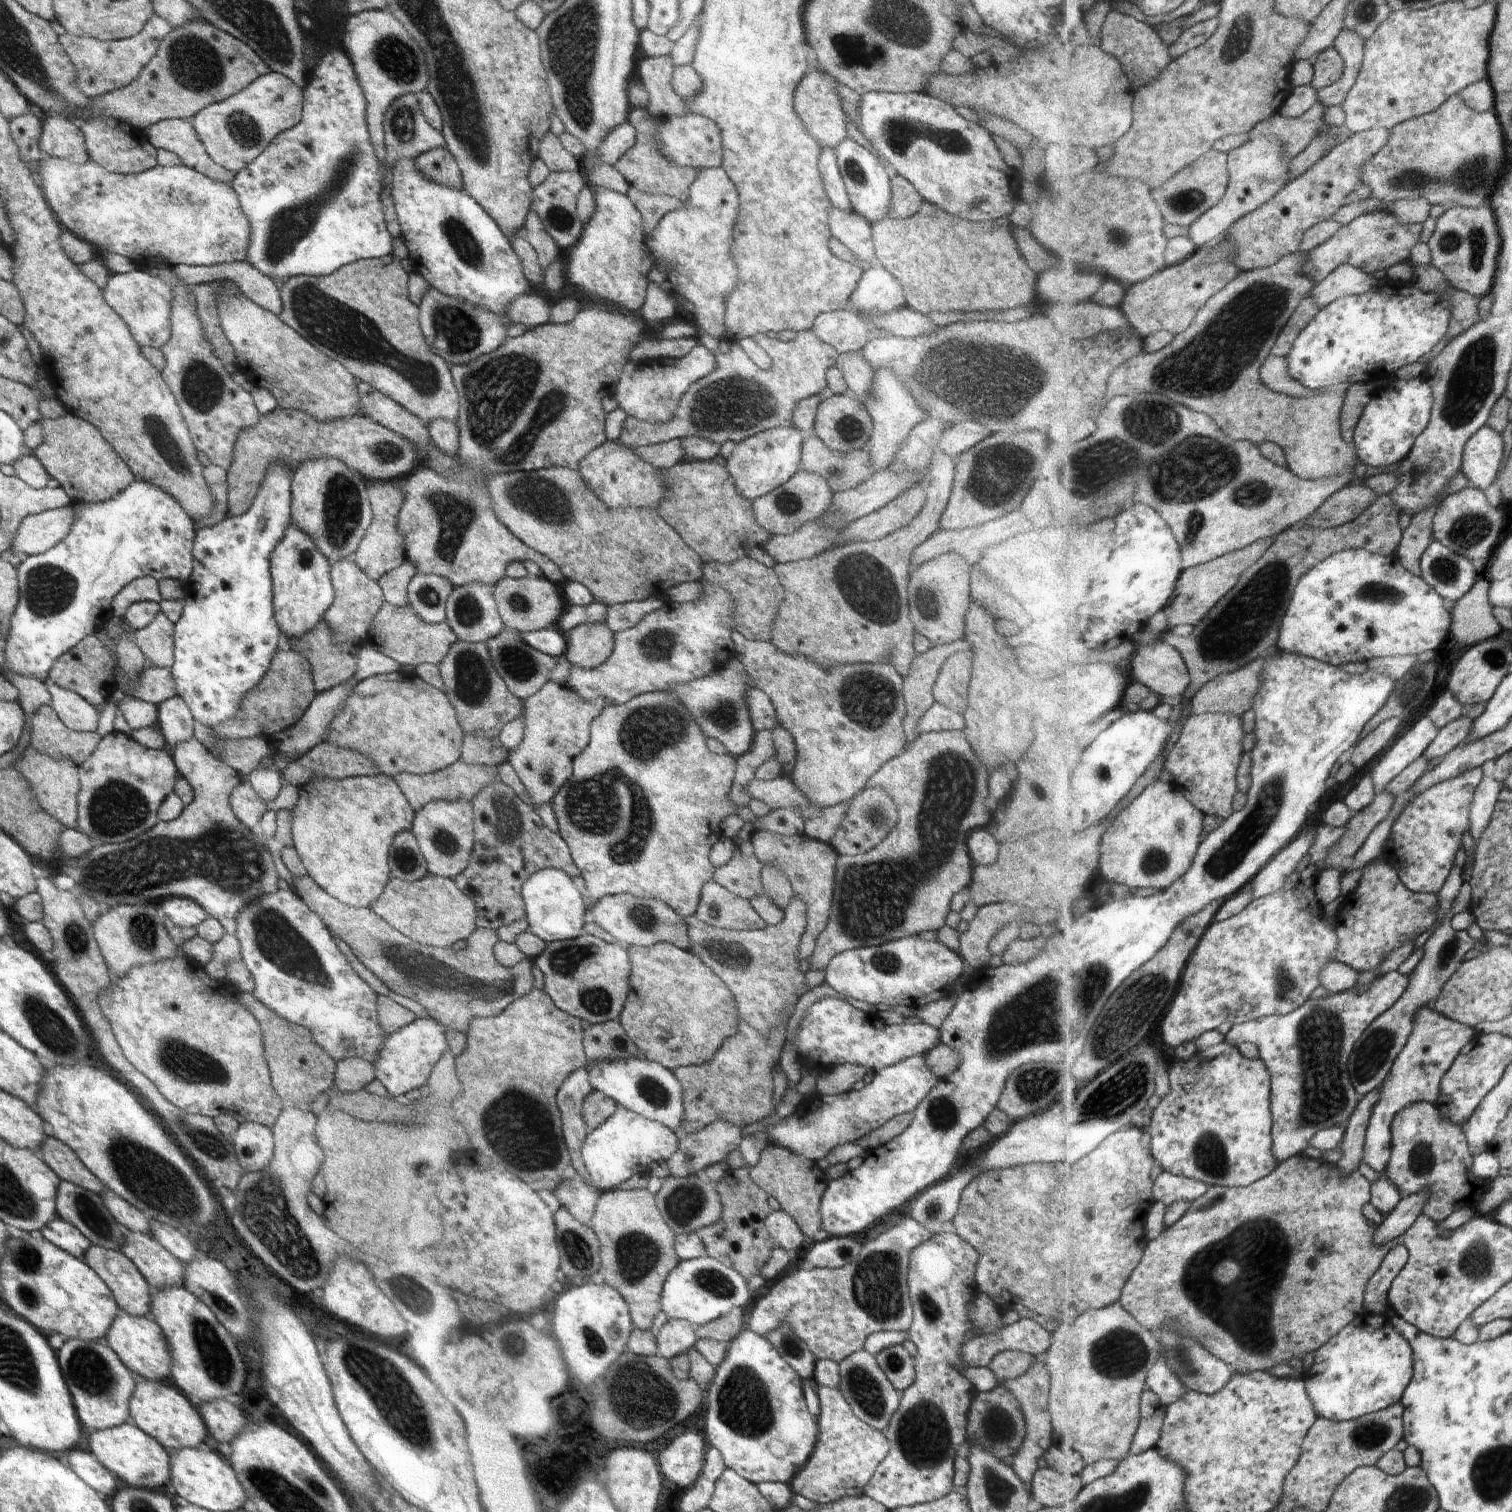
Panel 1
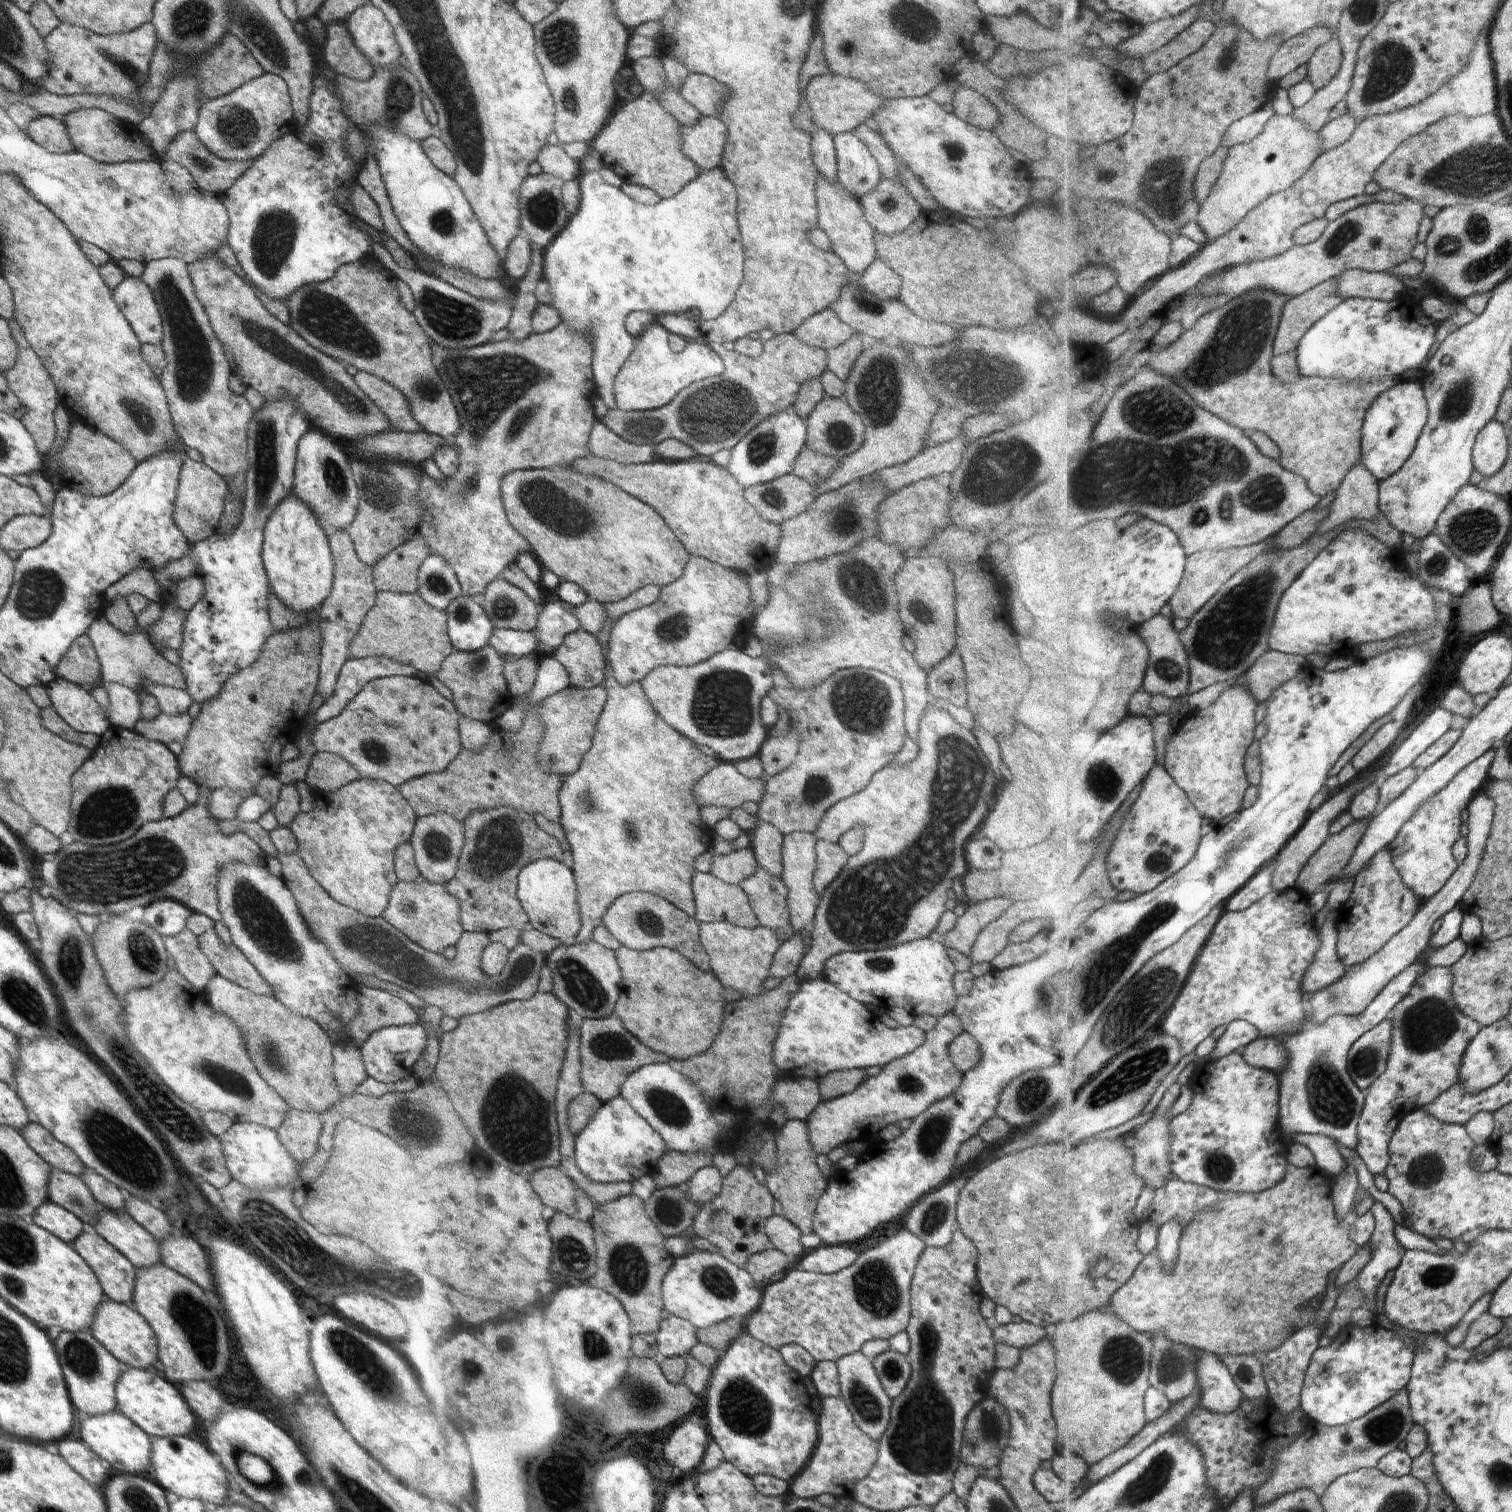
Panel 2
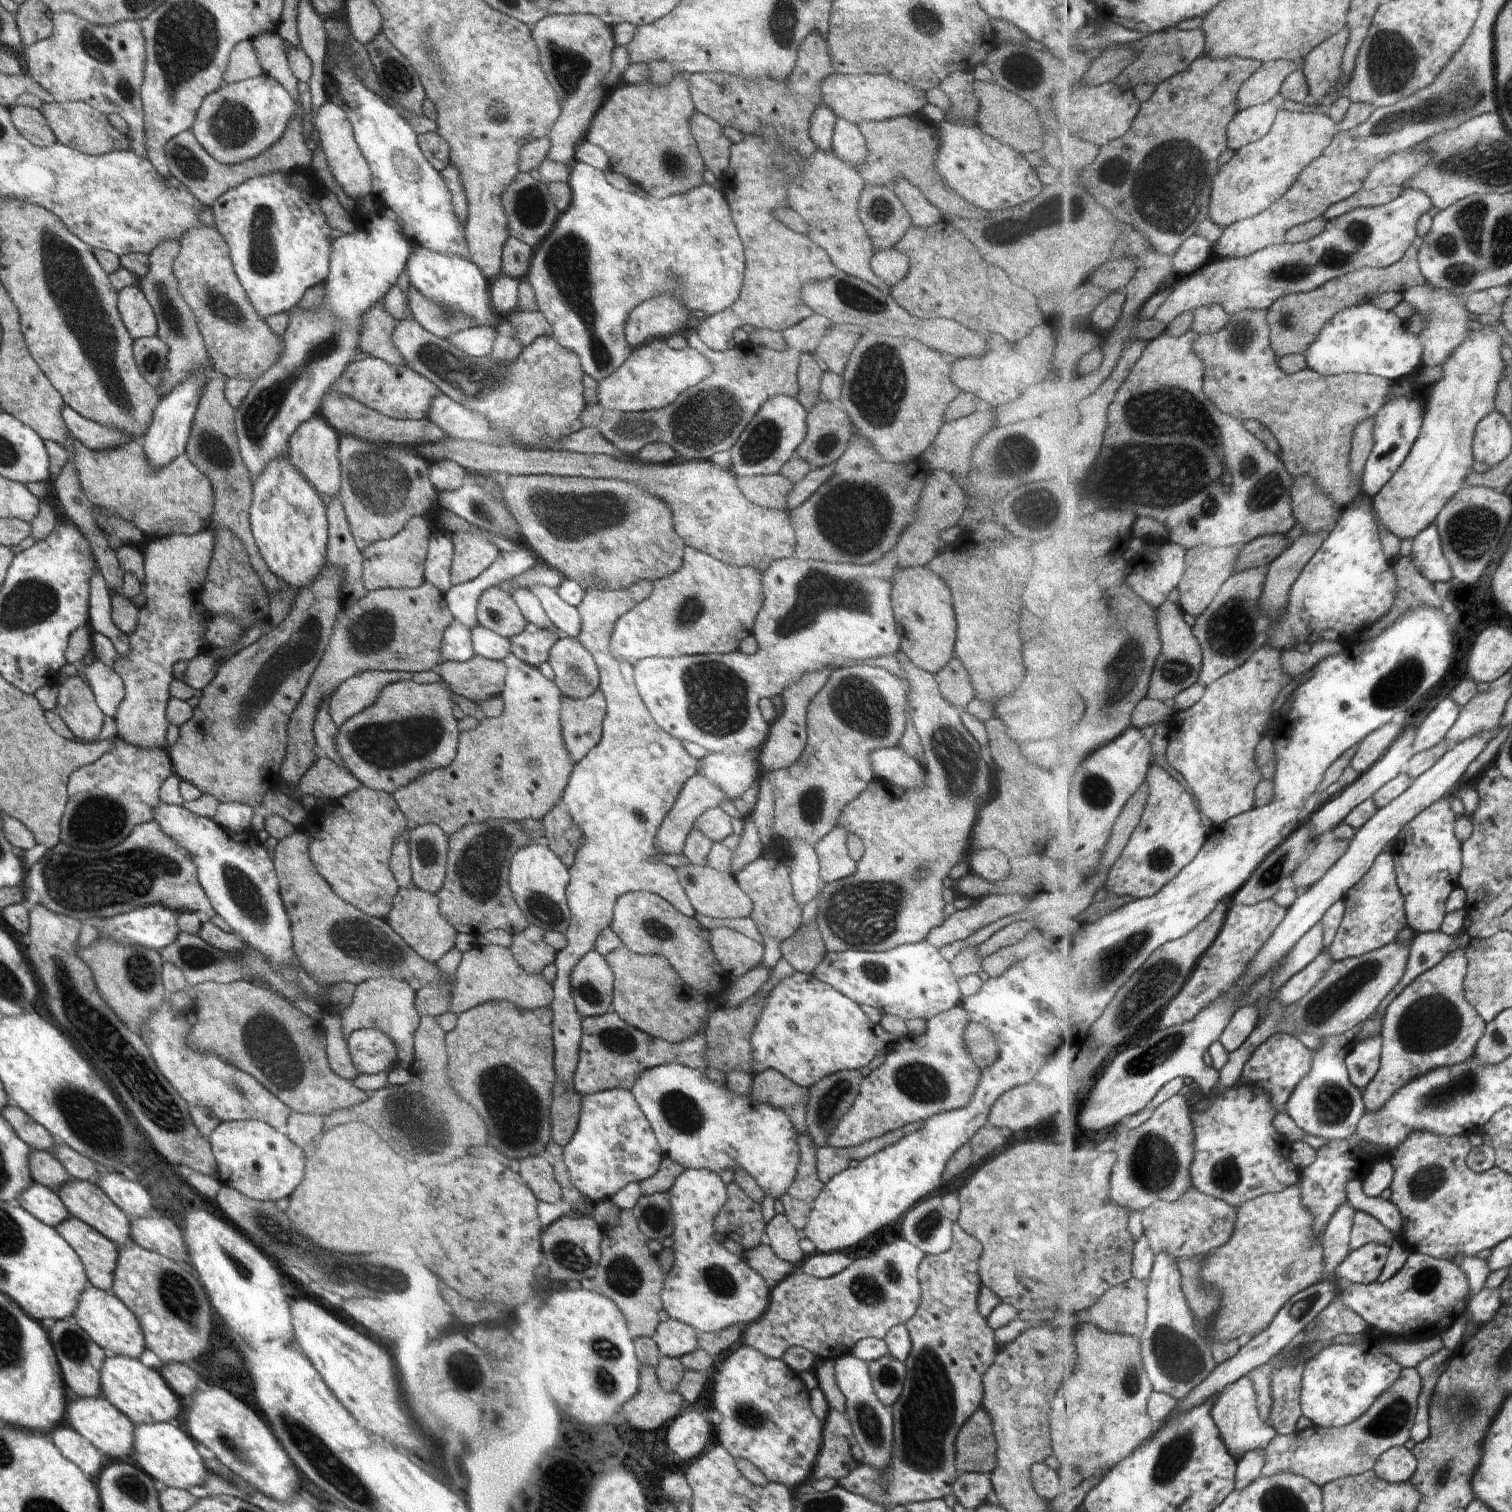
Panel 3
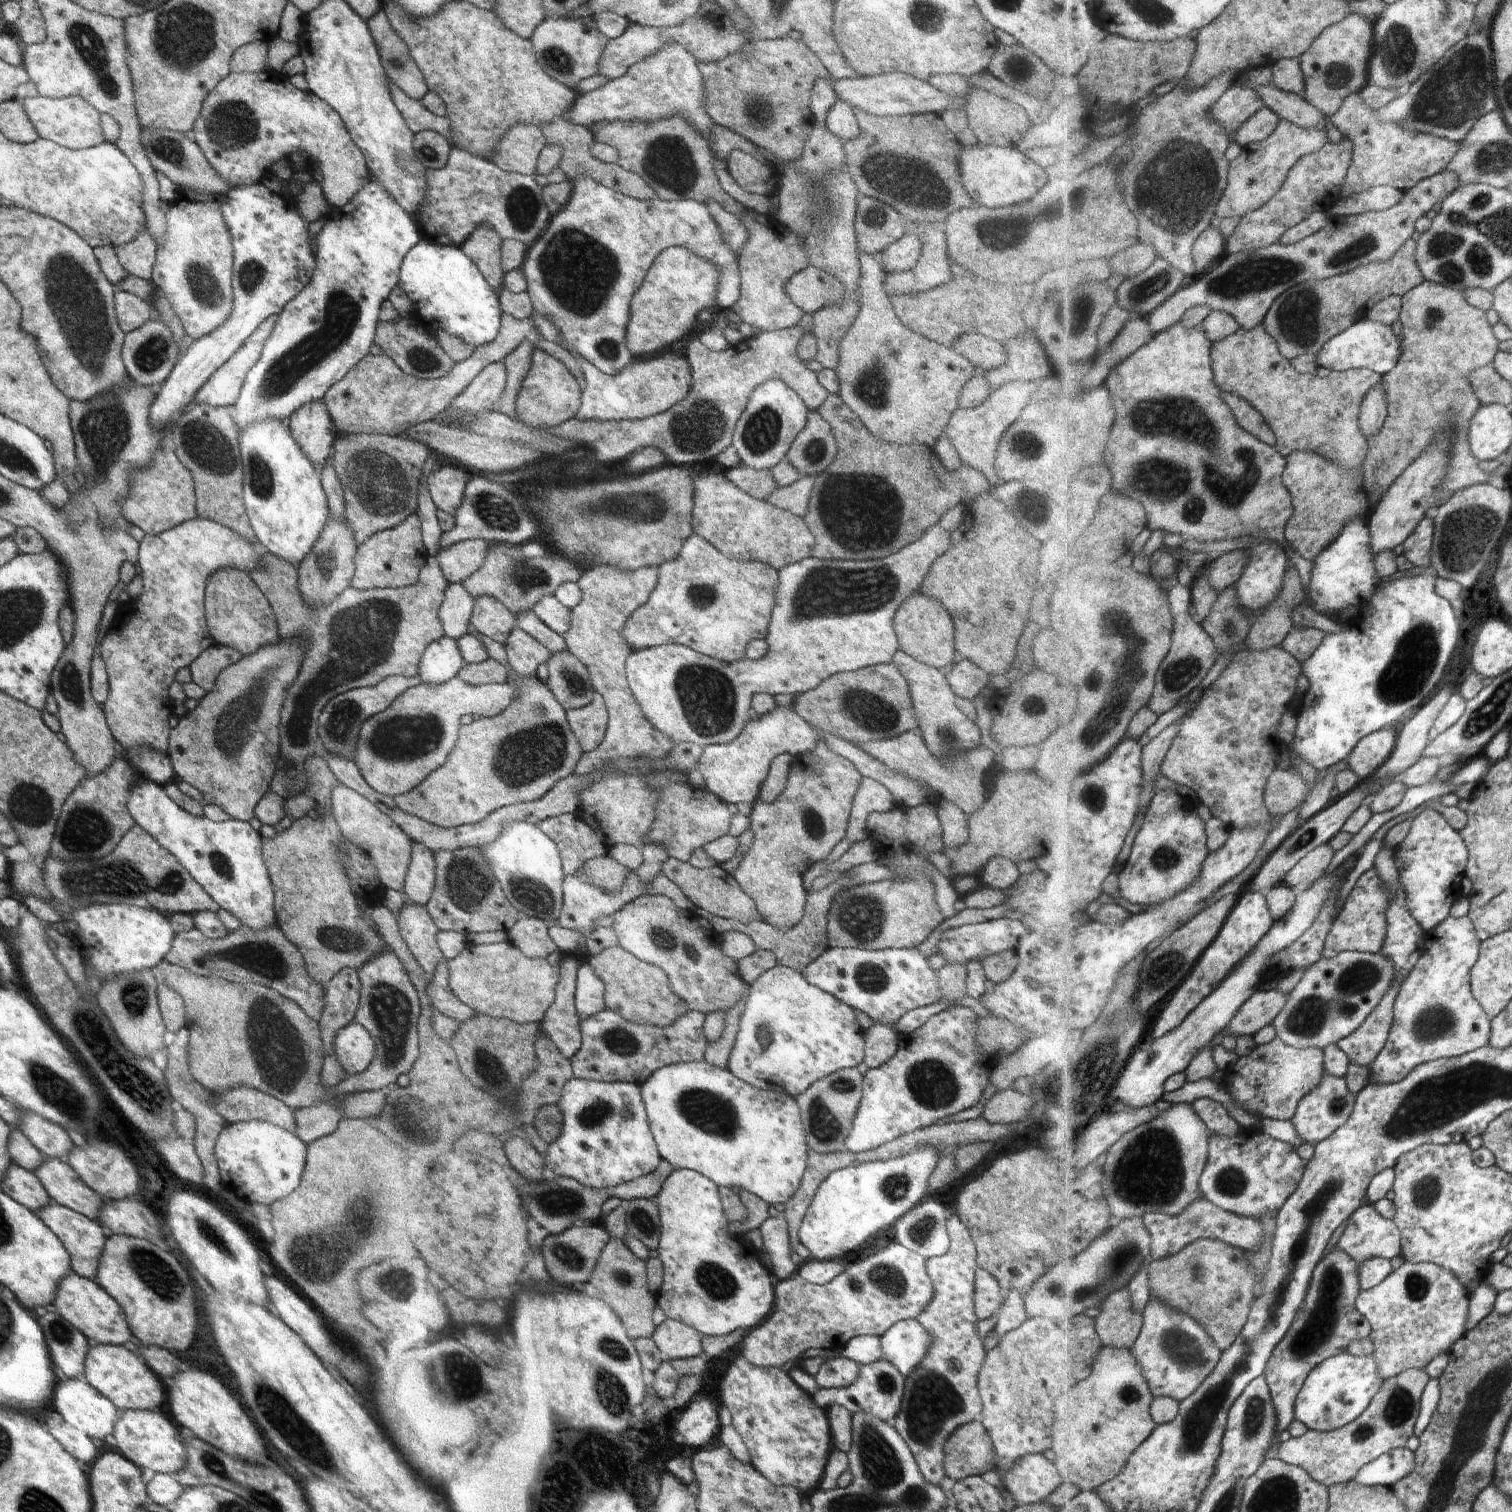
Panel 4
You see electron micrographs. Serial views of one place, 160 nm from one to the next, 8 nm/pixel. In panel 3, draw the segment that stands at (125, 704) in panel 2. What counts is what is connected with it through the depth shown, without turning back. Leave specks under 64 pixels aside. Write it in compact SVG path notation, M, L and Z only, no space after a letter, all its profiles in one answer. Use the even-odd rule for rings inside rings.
M94 658L92 664L83 662L66 663L59 672L59 682L63 683L68 677L78 675L84 678L89 684L90 690L94 693L96 704L99 709L110 718L115 718L117 708L125 697L125 686L123 680L102 661Z

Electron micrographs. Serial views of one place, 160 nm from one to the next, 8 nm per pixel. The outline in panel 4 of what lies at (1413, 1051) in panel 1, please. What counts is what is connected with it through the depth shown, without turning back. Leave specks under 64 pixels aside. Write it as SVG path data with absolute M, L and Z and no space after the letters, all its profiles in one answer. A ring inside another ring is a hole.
M1470 916L1464 918L1448 917L1435 931L1428 934L1427 949L1415 970L1405 980L1395 1004L1395 1024L1389 1043L1371 1066L1372 1084L1389 1085L1402 1082L1427 1062L1438 1059L1451 1059L1491 1044L1493 1020L1480 1004L1473 992L1472 975L1482 952L1483 940L1480 938L1475 922Z

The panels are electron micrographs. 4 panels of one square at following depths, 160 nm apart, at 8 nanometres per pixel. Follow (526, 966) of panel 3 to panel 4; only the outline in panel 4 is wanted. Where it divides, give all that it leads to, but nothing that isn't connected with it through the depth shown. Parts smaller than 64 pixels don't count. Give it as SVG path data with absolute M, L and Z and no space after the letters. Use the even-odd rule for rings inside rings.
M521 915L516 924L507 932L508 942L531 959L546 959L553 952L559 952L548 934L550 926L543 920Z

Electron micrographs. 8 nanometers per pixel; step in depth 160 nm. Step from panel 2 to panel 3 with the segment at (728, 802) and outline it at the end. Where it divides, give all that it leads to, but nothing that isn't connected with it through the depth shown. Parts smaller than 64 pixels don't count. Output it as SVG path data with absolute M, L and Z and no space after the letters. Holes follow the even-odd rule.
M696 773L691 776L682 787L680 794L677 796L673 807L668 811L663 825L659 828L657 834L657 845L664 855L677 855L683 852L685 840L688 833L695 826L696 819L706 810L718 807L722 800L726 800L729 796L716 785L713 785L711 780L708 780L704 775Z

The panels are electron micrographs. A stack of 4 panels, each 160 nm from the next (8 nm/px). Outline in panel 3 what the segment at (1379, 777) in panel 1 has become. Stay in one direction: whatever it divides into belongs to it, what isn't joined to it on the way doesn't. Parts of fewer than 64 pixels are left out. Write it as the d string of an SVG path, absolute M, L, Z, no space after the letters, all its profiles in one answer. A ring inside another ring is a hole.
M1452 696L1440 702L1420 725L1419 735L1415 742L1415 751L1418 753L1434 748L1446 739L1452 727L1459 721L1463 706L1458 704Z

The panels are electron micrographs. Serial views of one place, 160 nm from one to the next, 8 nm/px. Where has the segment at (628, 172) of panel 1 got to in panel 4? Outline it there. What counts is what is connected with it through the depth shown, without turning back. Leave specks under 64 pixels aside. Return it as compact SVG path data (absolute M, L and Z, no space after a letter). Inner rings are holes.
M674 115L652 122L604 121L595 124L592 134L599 143L614 147L619 154L617 165L640 176L652 188L658 199L667 201L690 199L706 204L706 201L712 198L730 214L738 216L742 211L746 211L745 206L734 200L721 187L713 167L713 154L709 148L709 142L698 131L695 131L692 124L684 117Z

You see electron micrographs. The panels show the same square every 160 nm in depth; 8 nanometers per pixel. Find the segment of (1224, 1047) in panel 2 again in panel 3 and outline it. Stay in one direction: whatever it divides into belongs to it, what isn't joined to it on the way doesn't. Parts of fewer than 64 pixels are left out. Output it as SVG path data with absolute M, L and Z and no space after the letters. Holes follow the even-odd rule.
M1256 1006L1240 1007L1235 1012L1229 1027L1220 1038L1229 1053L1238 1050L1252 1036L1257 1018Z

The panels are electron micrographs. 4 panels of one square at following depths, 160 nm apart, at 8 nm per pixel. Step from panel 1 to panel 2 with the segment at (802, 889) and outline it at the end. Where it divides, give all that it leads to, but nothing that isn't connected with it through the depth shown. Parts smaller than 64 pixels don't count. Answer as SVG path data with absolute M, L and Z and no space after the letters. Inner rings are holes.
M818 839L815 842L813 885L819 898L848 862L848 855L838 843ZM797 933L792 938L792 943L784 941L775 952L770 965L769 976L786 978L787 976L799 974L800 964L805 952L808 950L805 942L808 933Z

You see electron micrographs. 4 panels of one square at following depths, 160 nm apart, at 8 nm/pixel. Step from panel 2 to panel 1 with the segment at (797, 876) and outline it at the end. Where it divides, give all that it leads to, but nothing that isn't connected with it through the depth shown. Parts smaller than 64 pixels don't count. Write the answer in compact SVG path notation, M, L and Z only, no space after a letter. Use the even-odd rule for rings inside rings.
M795 895L785 908L782 922L777 925L767 925L764 930L757 931L731 931L719 929L690 916L685 918L687 935L691 944L691 952L696 955L734 995L741 1020L755 1028L763 1037L769 1035L773 1029L780 1025L785 1017L793 1010L797 1000L809 990L805 975L798 969L799 944L804 934L807 922L805 904Z

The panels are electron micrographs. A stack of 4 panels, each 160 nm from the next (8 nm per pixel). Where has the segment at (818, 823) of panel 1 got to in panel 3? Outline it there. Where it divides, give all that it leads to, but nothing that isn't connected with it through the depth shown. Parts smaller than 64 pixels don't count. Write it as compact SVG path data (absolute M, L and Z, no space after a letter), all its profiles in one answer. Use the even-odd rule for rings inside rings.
M901 650L897 657L910 684L909 716L924 749L925 784L922 783L917 789L905 789L873 781L842 810L840 826L848 834L858 836L865 849L852 876L820 887L815 922L826 953L887 951L904 943L919 943L927 938L933 928L939 927L946 919L944 878L970 850L971 830L978 816L976 804L982 796L988 796L990 790L990 768L980 756L976 739L964 726L958 714L960 710L944 700L932 673L916 668Z

